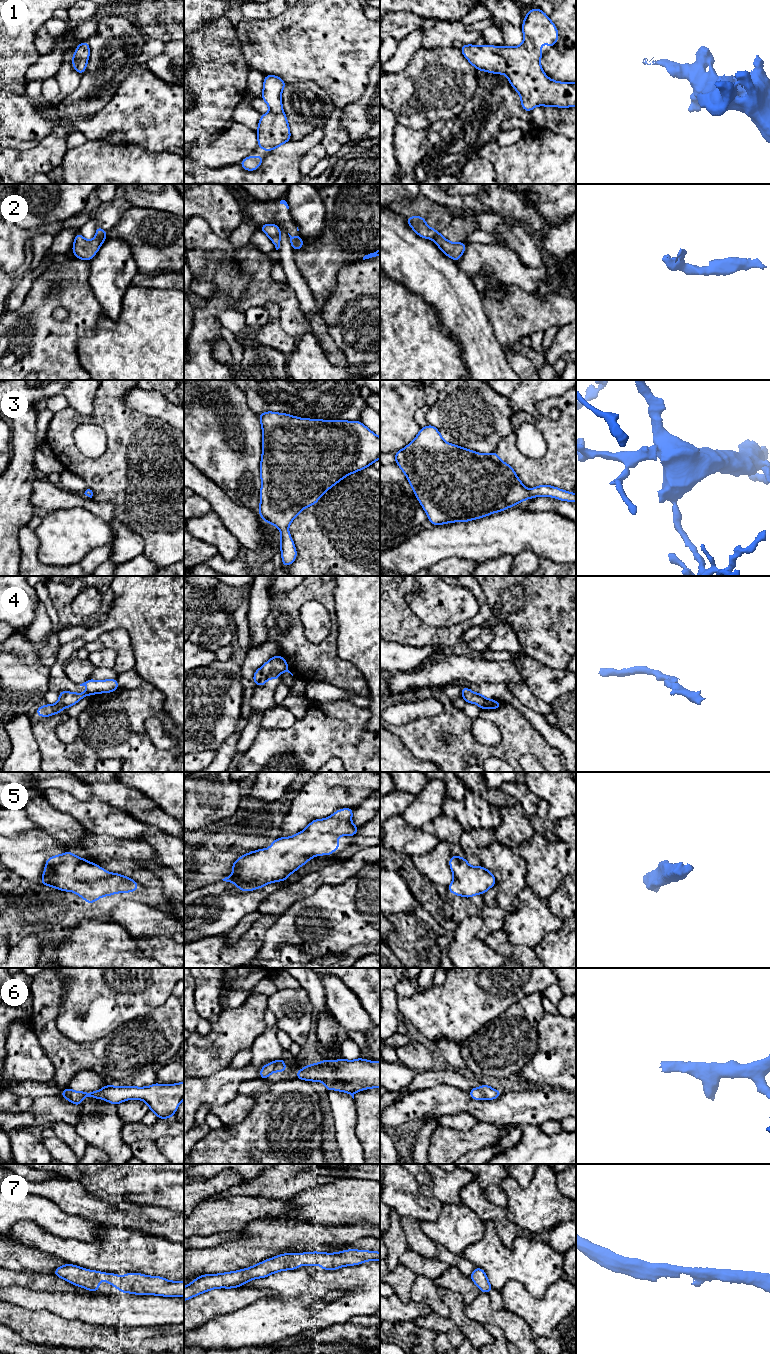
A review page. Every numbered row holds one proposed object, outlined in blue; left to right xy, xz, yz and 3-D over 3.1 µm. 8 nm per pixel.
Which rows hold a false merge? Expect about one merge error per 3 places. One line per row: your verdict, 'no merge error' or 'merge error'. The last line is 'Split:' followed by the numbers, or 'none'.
1: no merge error
2: merge error
3: no merge error
4: merge error
5: no merge error
6: no merge error
7: no merge error
Split: 2, 4

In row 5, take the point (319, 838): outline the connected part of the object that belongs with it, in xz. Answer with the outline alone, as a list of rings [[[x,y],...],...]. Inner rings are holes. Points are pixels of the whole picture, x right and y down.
[[[343,808],[337,810],[326,819],[313,820],[303,831],[293,835],[292,837],[276,838],[268,849],[258,849],[256,851],[242,855],[233,864],[231,864],[234,873],[222,880],[236,884],[240,891],[253,891],[255,889],[264,887],[269,883],[285,881],[291,873],[296,872],[299,867],[303,866],[314,856],[330,856],[332,852],[337,851],[340,847],[339,842],[336,840],[338,836],[354,836],[360,827],[357,827],[351,823],[352,815],[352,808]]]

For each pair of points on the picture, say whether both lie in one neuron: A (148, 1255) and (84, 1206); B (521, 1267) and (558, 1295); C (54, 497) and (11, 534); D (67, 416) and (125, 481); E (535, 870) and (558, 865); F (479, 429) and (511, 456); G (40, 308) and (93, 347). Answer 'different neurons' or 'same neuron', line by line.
A: different neurons
B: different neurons
C: different neurons
D: same neuron
E: same neuron
F: different neurons
G: different neurons

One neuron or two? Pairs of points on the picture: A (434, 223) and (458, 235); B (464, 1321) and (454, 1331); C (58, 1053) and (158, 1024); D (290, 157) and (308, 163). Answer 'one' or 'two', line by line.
A: two
B: two
C: one
D: two

